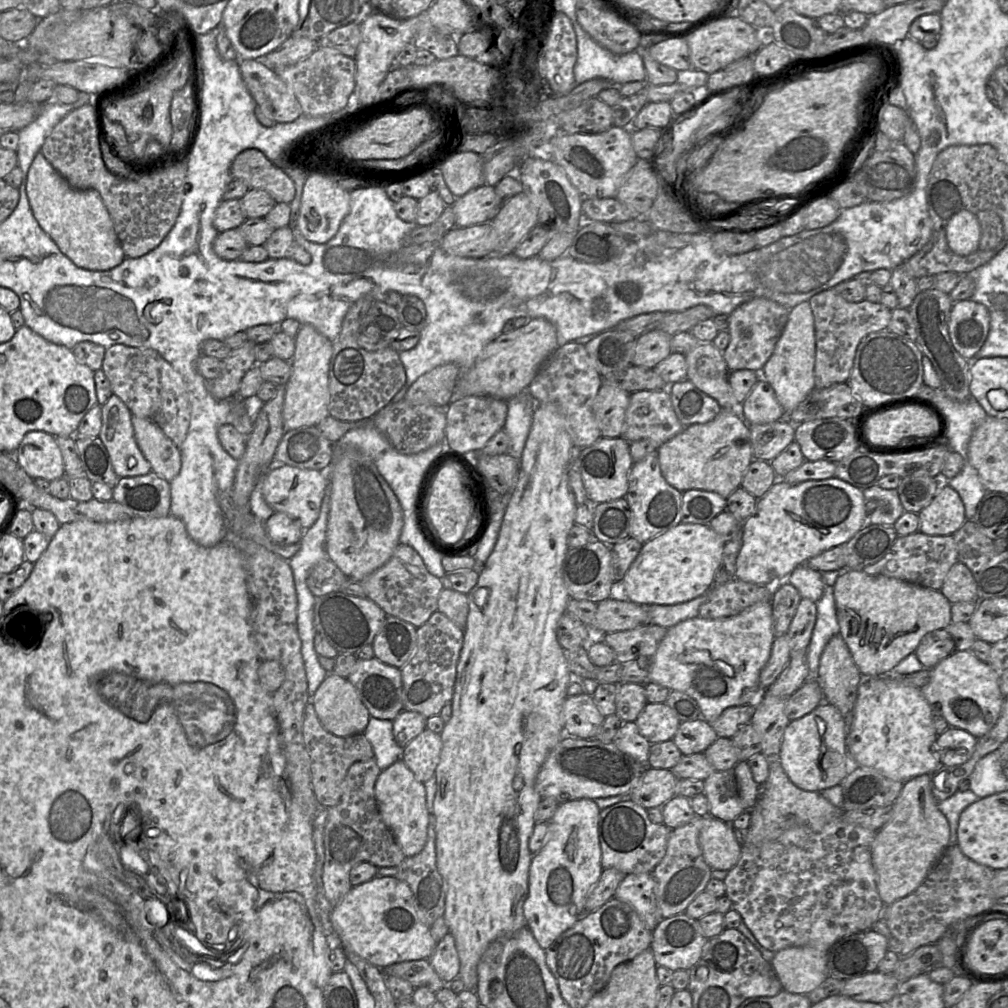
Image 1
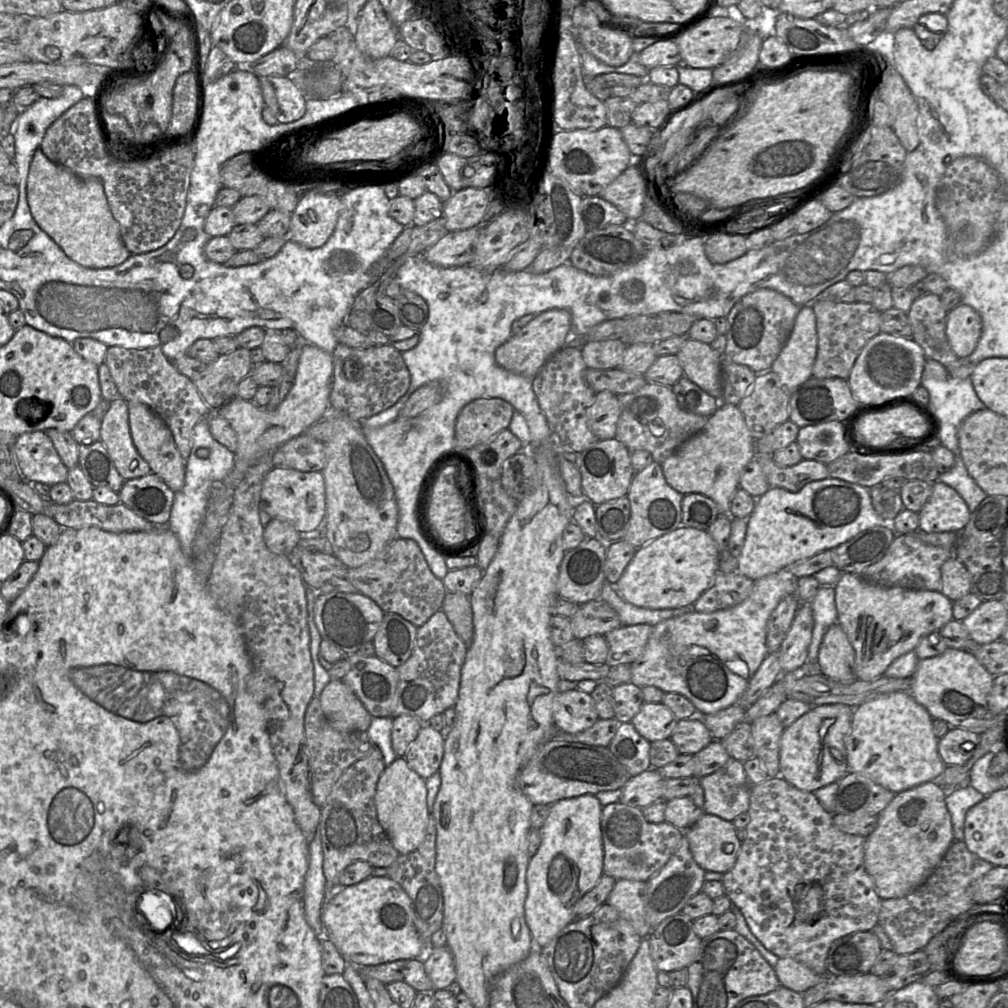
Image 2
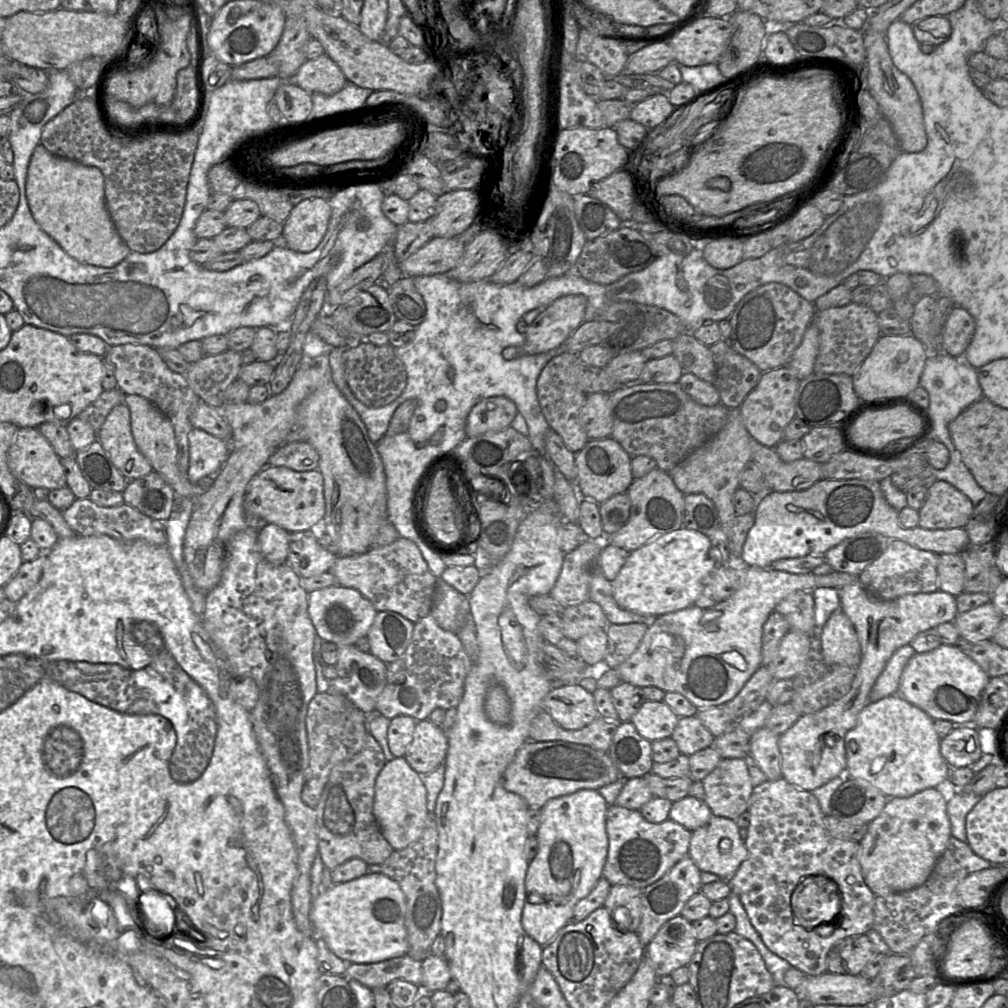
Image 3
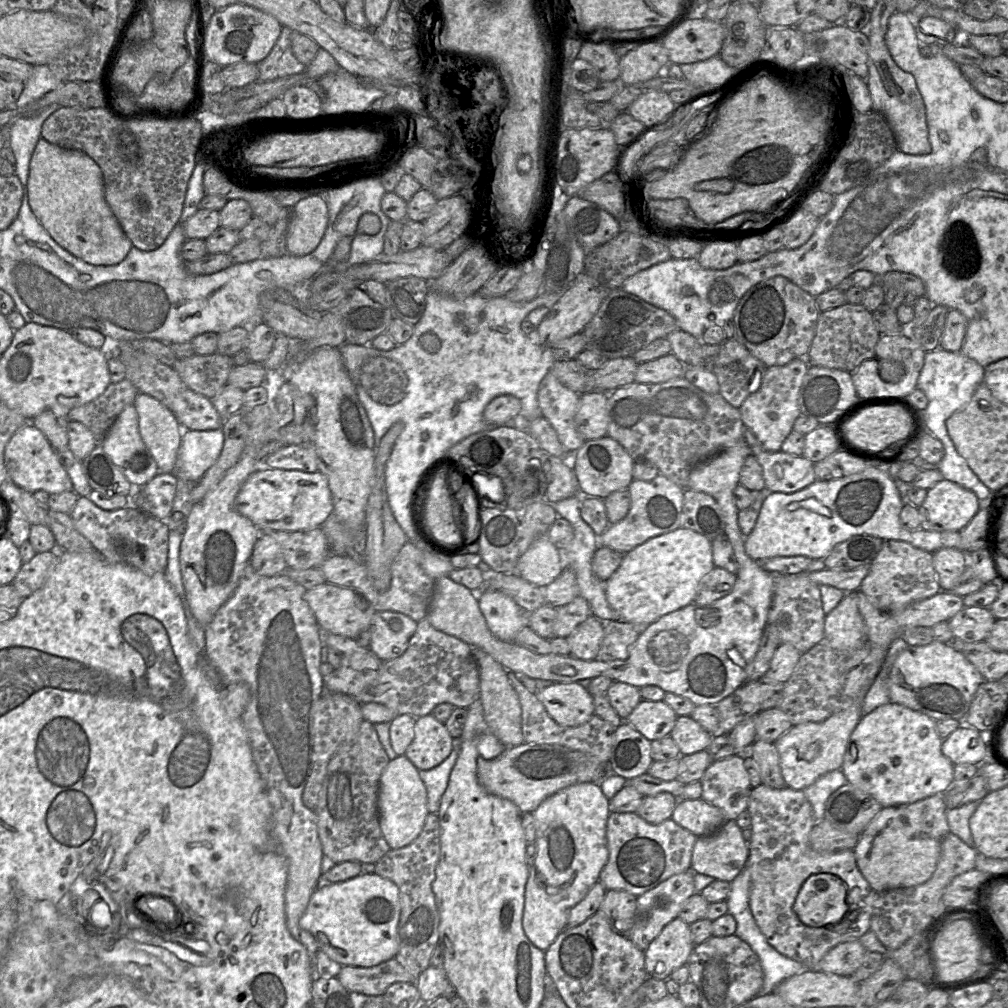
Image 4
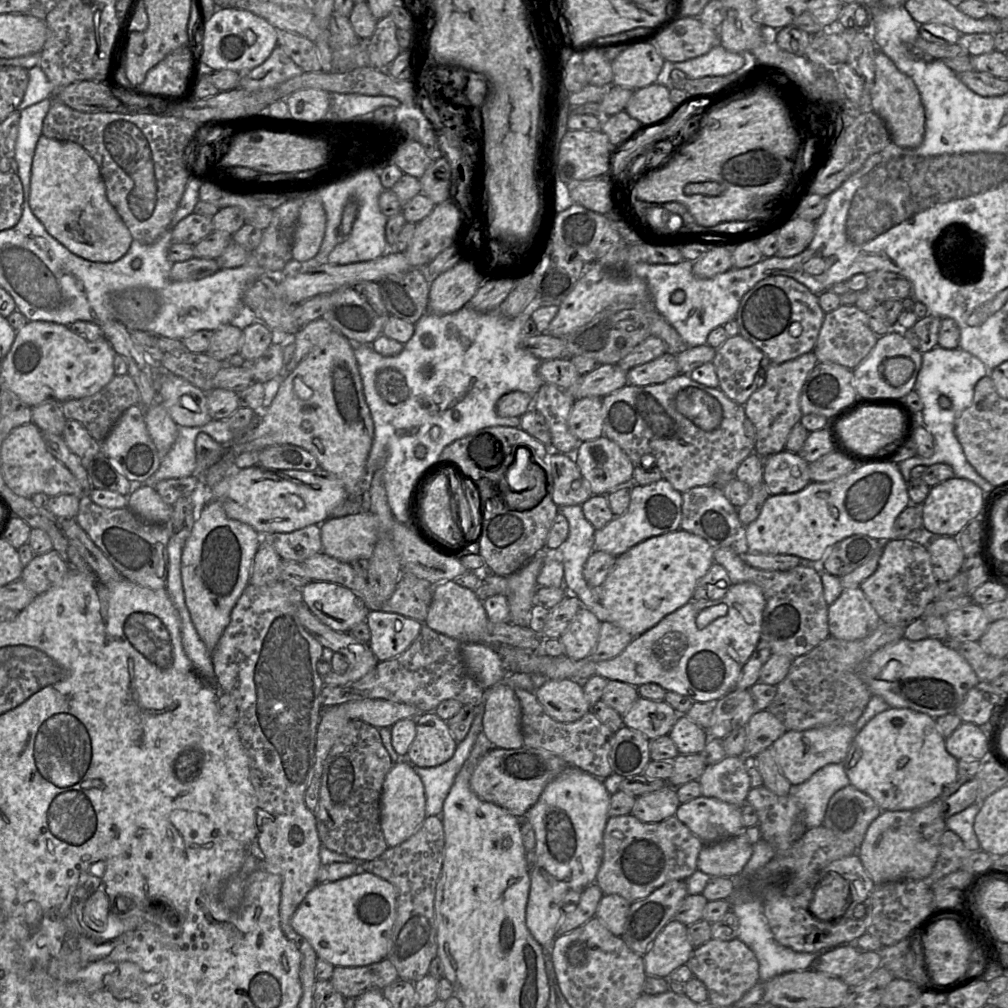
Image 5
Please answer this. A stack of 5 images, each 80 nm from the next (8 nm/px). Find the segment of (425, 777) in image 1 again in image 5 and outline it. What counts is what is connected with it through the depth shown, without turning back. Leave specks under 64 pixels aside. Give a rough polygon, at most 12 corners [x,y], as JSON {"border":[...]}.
{"border":[[435,712],[417,719],[406,756],[435,767],[452,758],[458,742]]}

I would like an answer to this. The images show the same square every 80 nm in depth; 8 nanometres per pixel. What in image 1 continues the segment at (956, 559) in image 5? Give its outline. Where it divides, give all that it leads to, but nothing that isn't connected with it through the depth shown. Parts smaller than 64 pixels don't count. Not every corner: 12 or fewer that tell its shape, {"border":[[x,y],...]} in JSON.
{"border":[[960,561],[940,591],[951,603],[980,600],[972,572]]}

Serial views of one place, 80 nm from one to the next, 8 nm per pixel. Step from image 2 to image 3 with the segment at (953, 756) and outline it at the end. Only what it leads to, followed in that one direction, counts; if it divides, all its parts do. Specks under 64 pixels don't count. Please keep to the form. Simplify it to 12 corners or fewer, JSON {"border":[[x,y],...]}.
{"border":[[956,725],[940,742],[951,769],[982,756],[978,728]]}

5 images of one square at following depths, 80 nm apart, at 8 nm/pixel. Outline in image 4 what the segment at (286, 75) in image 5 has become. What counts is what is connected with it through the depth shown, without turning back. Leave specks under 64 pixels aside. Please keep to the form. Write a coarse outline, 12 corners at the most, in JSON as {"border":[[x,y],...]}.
{"border":[[282,27],[269,55],[257,63],[257,81],[305,71],[293,54],[292,33]]}

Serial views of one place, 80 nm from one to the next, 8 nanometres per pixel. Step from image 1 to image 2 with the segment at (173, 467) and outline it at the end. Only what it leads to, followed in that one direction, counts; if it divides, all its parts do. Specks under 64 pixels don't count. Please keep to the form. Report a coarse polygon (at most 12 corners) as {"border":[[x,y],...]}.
{"border":[[128,401],[137,452],[174,493],[185,461],[170,429],[145,404]]}

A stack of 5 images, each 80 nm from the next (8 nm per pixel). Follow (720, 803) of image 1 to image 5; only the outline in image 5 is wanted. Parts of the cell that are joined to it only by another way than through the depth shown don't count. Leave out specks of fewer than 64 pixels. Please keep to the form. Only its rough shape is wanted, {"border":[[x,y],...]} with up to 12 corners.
{"border":[[744,757],[707,765],[702,796],[739,807],[751,790]]}

